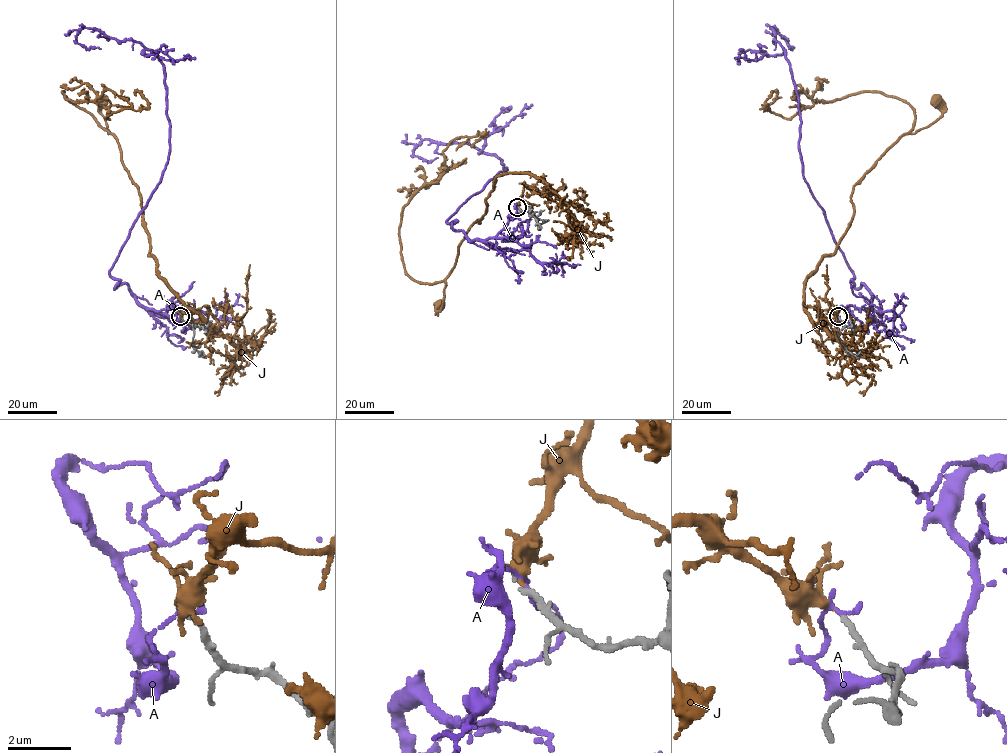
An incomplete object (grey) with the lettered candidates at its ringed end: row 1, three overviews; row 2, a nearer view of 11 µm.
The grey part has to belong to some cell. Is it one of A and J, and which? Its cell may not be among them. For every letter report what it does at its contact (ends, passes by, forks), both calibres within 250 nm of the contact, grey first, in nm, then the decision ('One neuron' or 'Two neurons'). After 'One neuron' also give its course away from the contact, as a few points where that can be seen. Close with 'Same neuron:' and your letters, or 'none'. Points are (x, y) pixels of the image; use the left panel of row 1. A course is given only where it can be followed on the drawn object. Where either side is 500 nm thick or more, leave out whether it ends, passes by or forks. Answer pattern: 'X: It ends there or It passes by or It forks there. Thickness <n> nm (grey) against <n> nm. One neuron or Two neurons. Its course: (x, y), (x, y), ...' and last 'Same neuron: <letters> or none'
A: It ends there. Thickness 170 nm (grey) against 180 nm. Two neurons
J: It passes by. Thickness 160 nm (grey) against 240 nm. Two neurons
Same neuron: none

